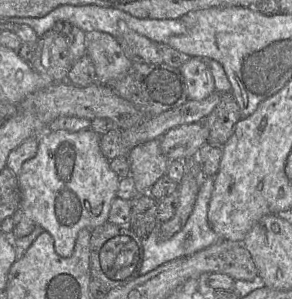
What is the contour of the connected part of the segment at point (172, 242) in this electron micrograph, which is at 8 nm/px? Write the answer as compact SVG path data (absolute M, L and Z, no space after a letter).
M201 174L201 186L194 209L185 225L169 239L159 238L157 227L147 237L142 238L144 258L139 271L140 276L155 270L171 260L194 254L195 252L203 250L221 240L220 236L211 228L207 218L213 187L214 178L203 177Z

